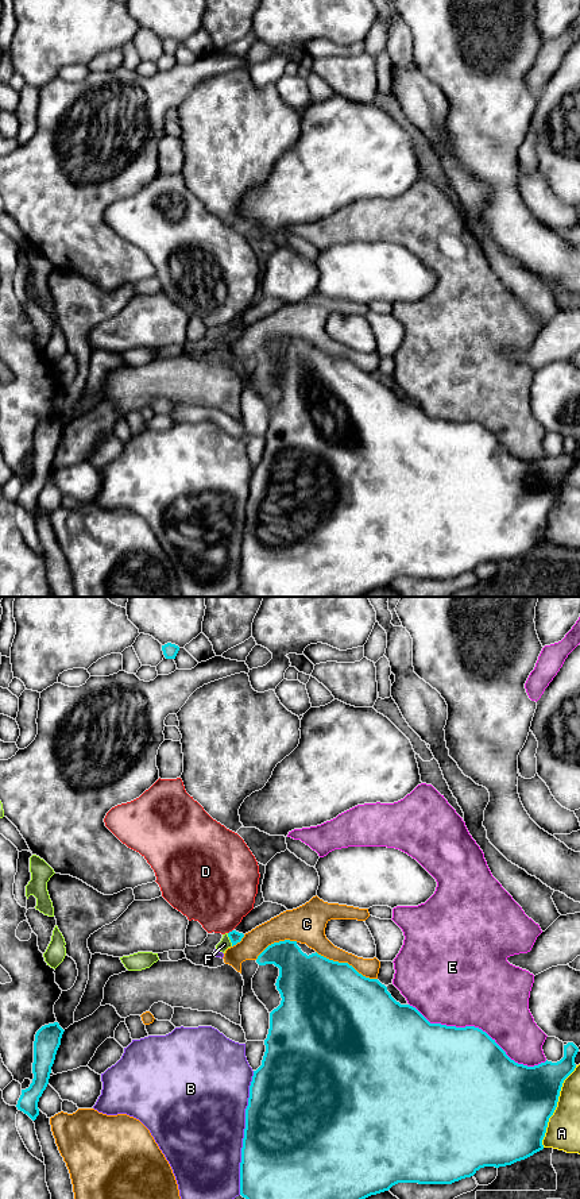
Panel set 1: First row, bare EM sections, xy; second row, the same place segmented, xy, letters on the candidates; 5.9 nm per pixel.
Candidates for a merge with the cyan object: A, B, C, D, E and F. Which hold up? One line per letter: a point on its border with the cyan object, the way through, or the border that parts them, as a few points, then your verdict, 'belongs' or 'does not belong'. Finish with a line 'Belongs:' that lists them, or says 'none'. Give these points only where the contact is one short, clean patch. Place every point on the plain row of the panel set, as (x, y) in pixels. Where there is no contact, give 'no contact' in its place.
A: contact xy (556, 501); does not belong
B: contact xy (244, 528); does not belong
C: contact xy (347, 358); does not belong
D: contact xy (229, 327); does not belong
E: contact xy (478, 423); does not belong
F: contact xy (229, 334); way xy (235, 332), (229, 334), (224, 339); belongs
Belongs: F

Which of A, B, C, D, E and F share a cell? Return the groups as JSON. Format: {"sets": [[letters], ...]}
{"sets": [["A"], ["B"], ["C"], ["D"], ["E"], ["F"]]}

